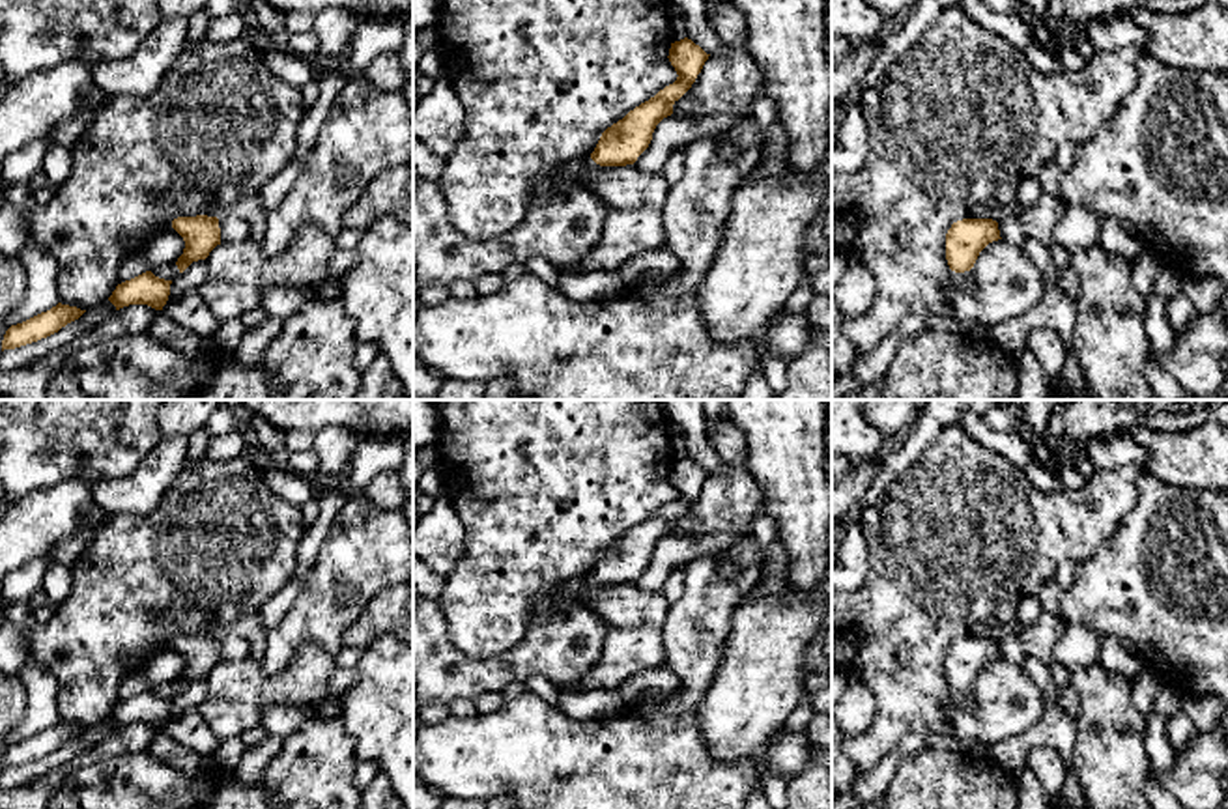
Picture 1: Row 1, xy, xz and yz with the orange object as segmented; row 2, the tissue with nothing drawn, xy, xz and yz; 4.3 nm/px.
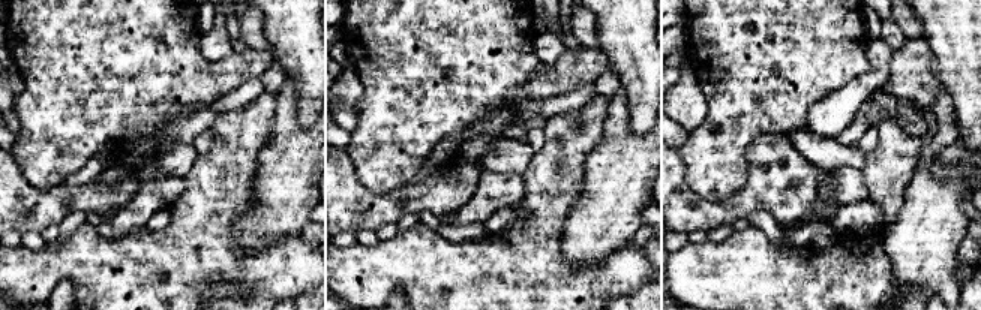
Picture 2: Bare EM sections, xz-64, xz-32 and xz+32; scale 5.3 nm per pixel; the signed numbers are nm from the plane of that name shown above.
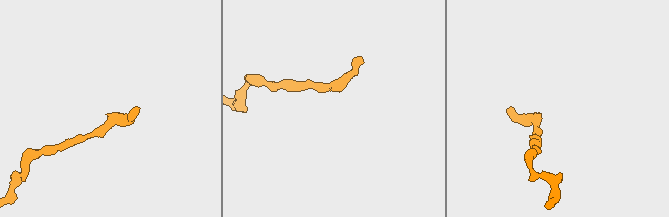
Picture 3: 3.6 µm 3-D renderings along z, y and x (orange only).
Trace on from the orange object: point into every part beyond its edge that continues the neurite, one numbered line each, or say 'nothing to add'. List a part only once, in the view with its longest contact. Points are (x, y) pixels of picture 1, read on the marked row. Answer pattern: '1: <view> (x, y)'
nothing to add

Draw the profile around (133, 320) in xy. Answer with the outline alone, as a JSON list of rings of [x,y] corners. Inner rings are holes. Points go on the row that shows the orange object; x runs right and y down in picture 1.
[[[129,305],[116,310],[112,316],[103,319],[93,329],[86,331],[84,334],[77,336],[71,346],[75,351],[90,346],[105,344],[118,336],[140,336],[148,334],[155,316],[159,310],[148,305]]]

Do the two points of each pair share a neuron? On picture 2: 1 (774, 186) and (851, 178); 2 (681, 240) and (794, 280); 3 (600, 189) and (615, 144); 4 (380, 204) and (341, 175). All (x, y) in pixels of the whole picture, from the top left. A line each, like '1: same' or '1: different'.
1: different
2: different
3: same
4: same

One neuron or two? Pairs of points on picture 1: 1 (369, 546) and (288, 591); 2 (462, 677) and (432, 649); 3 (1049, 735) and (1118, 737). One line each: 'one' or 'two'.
1: two
2: one
3: two

